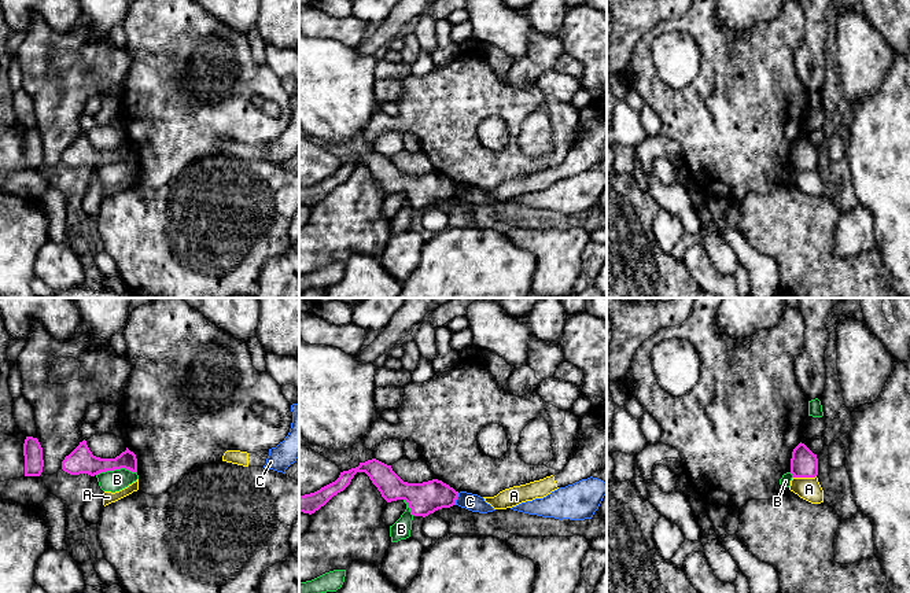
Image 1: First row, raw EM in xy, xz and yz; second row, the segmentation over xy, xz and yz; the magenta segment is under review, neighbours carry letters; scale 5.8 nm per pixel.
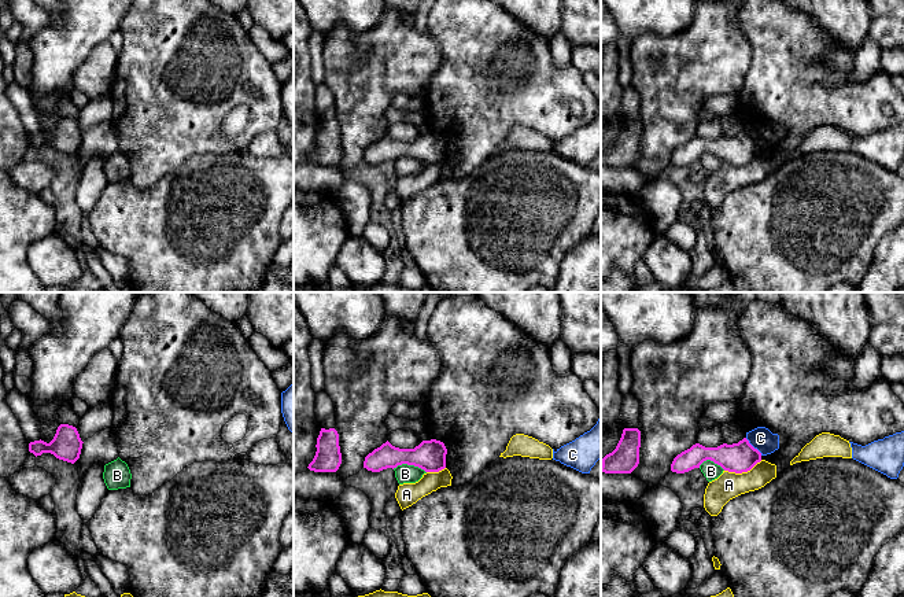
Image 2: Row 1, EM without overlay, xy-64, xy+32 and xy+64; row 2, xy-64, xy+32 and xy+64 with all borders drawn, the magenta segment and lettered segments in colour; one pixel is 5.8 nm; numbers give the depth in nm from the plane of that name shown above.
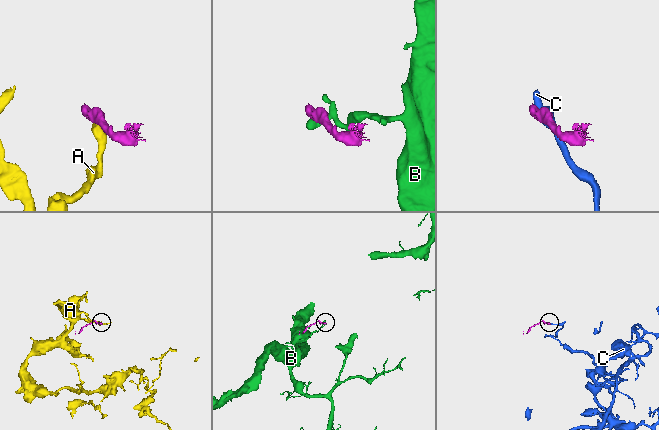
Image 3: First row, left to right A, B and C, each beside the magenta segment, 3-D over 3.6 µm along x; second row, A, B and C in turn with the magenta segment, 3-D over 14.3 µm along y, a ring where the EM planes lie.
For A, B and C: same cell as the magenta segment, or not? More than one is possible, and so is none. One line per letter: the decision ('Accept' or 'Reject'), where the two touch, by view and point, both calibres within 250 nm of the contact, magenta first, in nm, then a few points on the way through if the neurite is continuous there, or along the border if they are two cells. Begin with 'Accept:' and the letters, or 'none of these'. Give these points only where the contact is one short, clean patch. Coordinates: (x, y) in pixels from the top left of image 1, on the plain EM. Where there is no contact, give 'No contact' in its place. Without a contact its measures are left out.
Accept: none of these
A: Reject. Touches magenta at yz (804, 169). Thickness 160 nm (magenta) against 140 nm. Boundary: yz (815, 168), (794, 170)
B: Reject. Touches magenta at xy (115, 161). Thickness 150 nm (magenta) against 130 nm. Boundary: xy (136, 165), (128, 161), (114, 161), (100, 164), (96, 168)
C: Reject. Touches magenta at xz (456, 191). Thickness 190 nm (magenta) against 100 nm. Boundary: xz (459, 185), (454, 196)

